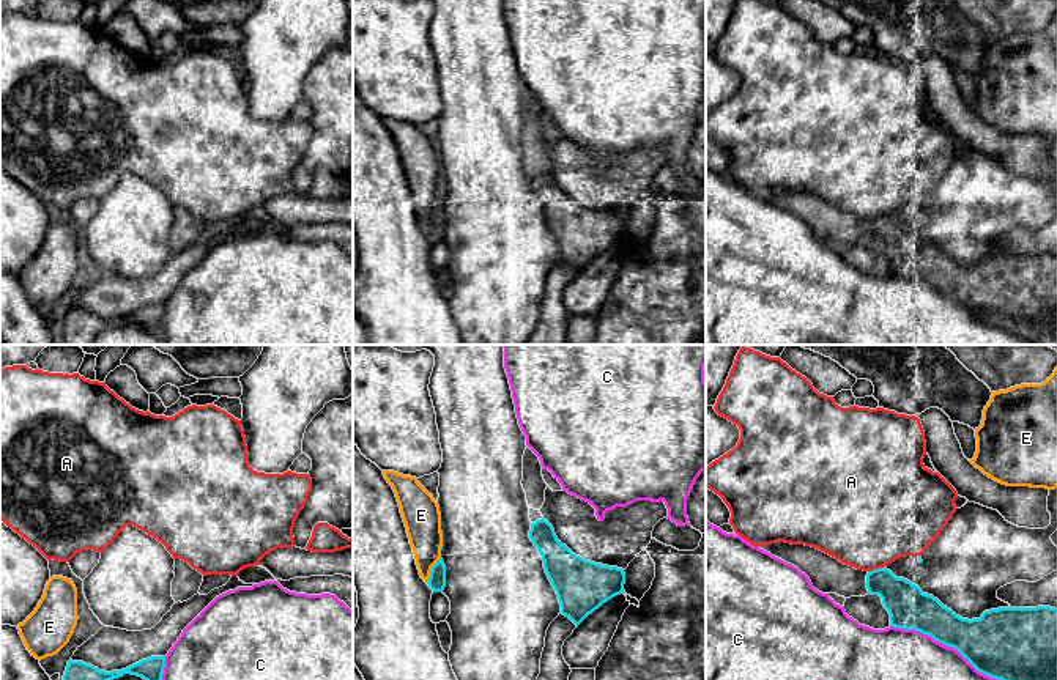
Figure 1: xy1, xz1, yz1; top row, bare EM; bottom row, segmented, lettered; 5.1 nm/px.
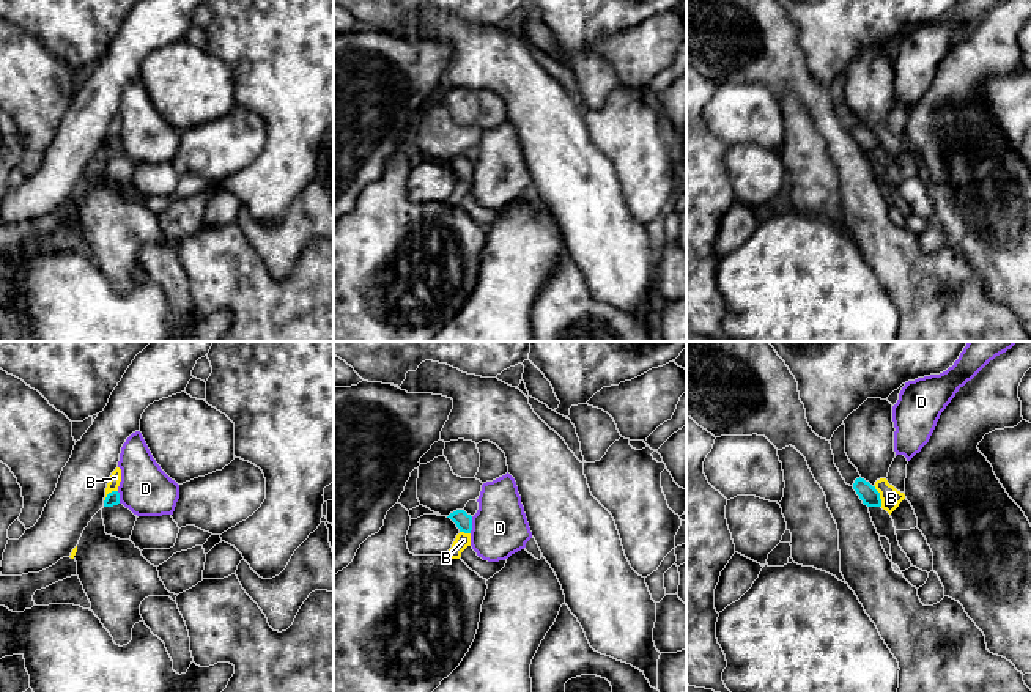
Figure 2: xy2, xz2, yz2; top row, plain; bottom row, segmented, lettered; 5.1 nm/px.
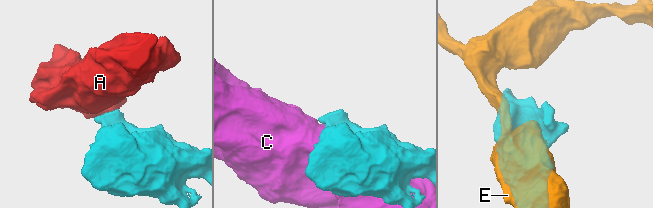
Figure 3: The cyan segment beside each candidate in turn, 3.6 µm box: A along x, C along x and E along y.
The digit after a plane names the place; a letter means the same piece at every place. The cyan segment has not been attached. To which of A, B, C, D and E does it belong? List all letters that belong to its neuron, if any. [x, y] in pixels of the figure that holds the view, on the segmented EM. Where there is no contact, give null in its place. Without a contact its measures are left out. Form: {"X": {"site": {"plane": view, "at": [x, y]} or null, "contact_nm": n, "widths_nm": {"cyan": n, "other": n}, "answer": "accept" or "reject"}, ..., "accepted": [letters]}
{"A": {"site": {"plane": "yz1", "at": [875, 570]}, "contact_nm": 80, "widths_nm": {"cyan": 200, "other": 480}, "answer": "reject"}, "B": {"site": {"plane": "yz2", "at": [879, 496]}, "contact_nm": 120, "widths_nm": {"cyan": 90, "other": 100}, "answer": "reject"}, "C": {"site": {"plane": "yz1", "at": [944, 644]}, "contact_nm": 600, "widths_nm": {"cyan": 300, "other": 260}, "answer": "reject"}, "D": {"site": {"plane": "xz2", "at": [471, 524]}, "contact_nm": 90, "widths_nm": {"cyan": 90, "other": 280}, "answer": "reject"}, "E": {"site": {"plane": "xz1", "at": [432, 570]}, "contact_nm": 150, "widths_nm": {"cyan": 90, "other": 180}, "answer": "reject"}, "accepted": []}

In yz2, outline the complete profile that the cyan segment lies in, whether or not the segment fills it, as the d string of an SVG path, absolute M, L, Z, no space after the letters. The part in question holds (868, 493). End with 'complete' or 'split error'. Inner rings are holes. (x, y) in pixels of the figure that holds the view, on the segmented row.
M856 478L853 483L853 489L856 491L864 505L881 507L880 493L864 478Z | complete

